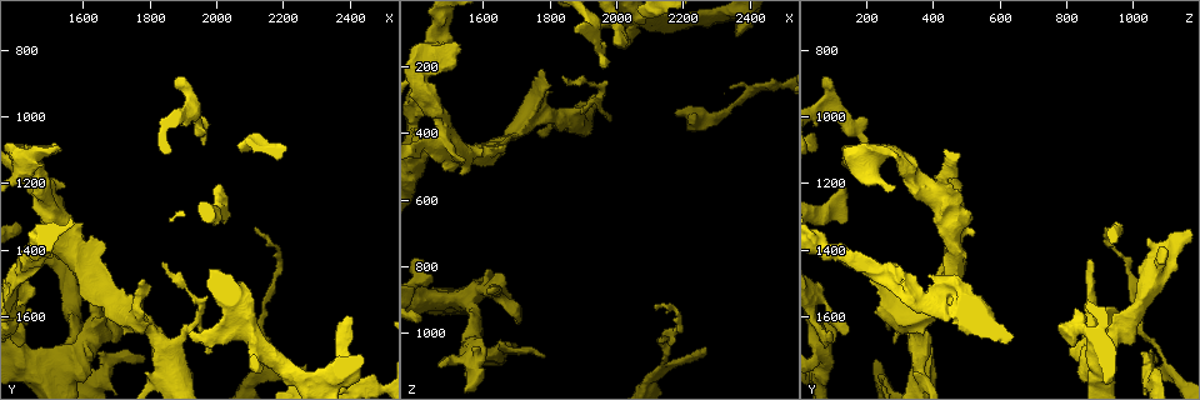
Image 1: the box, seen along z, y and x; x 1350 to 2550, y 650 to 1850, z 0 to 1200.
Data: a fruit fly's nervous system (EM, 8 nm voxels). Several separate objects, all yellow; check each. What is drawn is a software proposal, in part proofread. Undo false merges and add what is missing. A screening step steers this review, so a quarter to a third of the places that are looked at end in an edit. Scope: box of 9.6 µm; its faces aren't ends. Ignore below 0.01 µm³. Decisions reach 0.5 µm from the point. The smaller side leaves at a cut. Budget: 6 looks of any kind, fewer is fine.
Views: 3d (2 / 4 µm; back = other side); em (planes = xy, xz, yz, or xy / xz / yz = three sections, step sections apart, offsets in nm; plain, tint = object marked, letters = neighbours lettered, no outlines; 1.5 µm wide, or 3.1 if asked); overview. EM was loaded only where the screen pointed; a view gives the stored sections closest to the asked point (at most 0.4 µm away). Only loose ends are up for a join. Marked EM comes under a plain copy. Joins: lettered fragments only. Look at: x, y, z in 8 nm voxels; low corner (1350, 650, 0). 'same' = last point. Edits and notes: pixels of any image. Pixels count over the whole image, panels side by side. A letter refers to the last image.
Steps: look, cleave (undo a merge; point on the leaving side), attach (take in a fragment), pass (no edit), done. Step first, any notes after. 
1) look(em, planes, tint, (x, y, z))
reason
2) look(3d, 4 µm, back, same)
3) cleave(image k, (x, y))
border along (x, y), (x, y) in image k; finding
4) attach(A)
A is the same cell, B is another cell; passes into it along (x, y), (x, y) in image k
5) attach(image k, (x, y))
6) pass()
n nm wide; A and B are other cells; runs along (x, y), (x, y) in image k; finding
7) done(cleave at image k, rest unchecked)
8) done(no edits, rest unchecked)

look(3d, 2 µm, (1910, 1650, 90))
an open end

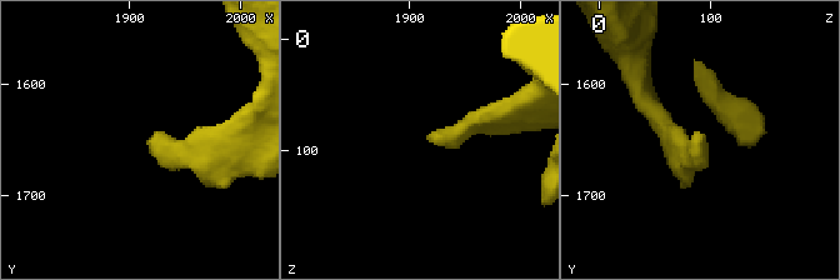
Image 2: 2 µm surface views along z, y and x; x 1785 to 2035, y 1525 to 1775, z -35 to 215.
look(em, xz, step 4, letters, (1918, 1656, 88))

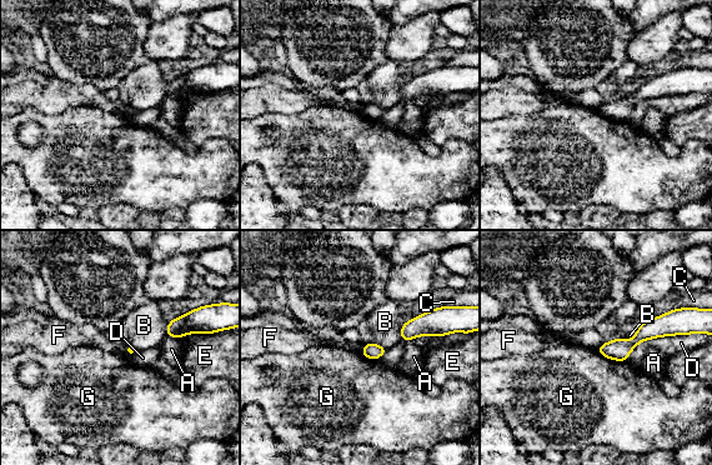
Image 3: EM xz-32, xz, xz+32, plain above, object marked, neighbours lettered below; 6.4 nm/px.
look(em, planes, letters, same)
cut it another way

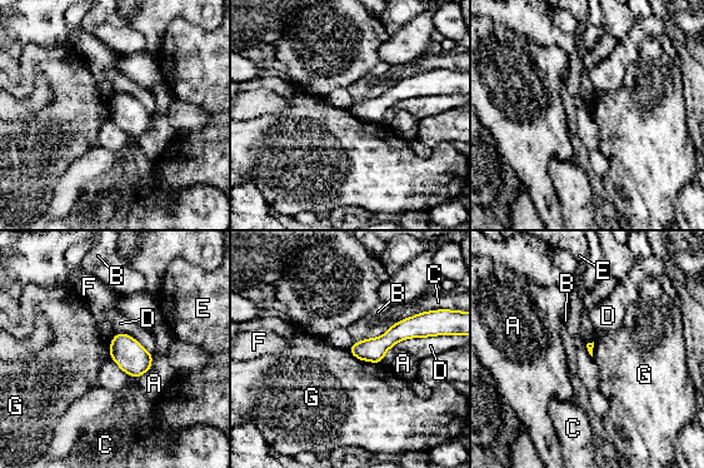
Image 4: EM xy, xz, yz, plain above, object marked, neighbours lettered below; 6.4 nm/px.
pass()
A, B, C, D, E, F and G are other cells; runs along (423, 332), (354, 350) in image 4; none of them fits

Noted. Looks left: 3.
look(em, xy, step 8, letters, (1710, 1520, 400))
sudden change in width

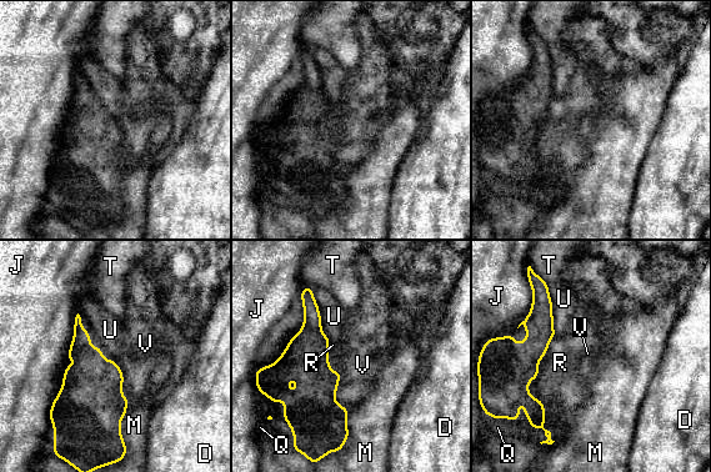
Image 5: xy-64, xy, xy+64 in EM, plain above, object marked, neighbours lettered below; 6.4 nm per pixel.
pass()
20 nm wide; D, J, M, Q, R, T, U and V are other cells; all the same cell

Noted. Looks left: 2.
look(em, planes, letters, (2010, 1210, 130))
an open end

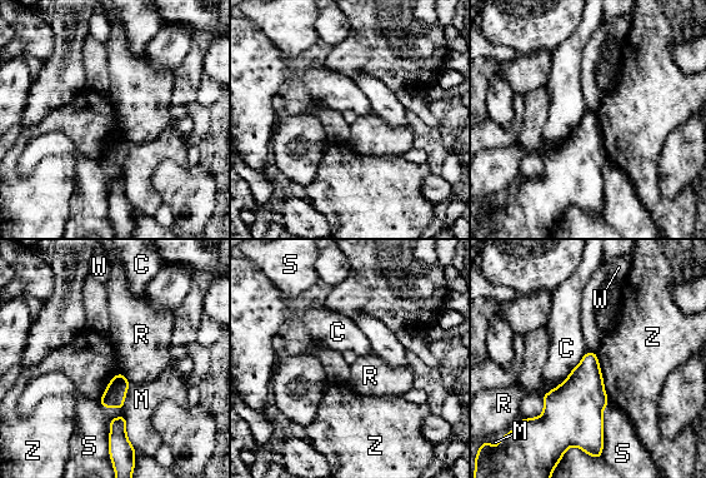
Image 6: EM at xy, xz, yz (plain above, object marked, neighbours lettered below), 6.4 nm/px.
pass()
C, M, R, S, W and Z are other cells; border along (562, 382), (542, 397) in image 6; no lettered fragment goes on from it

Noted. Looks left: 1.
done(no edits, rest unchecked)

